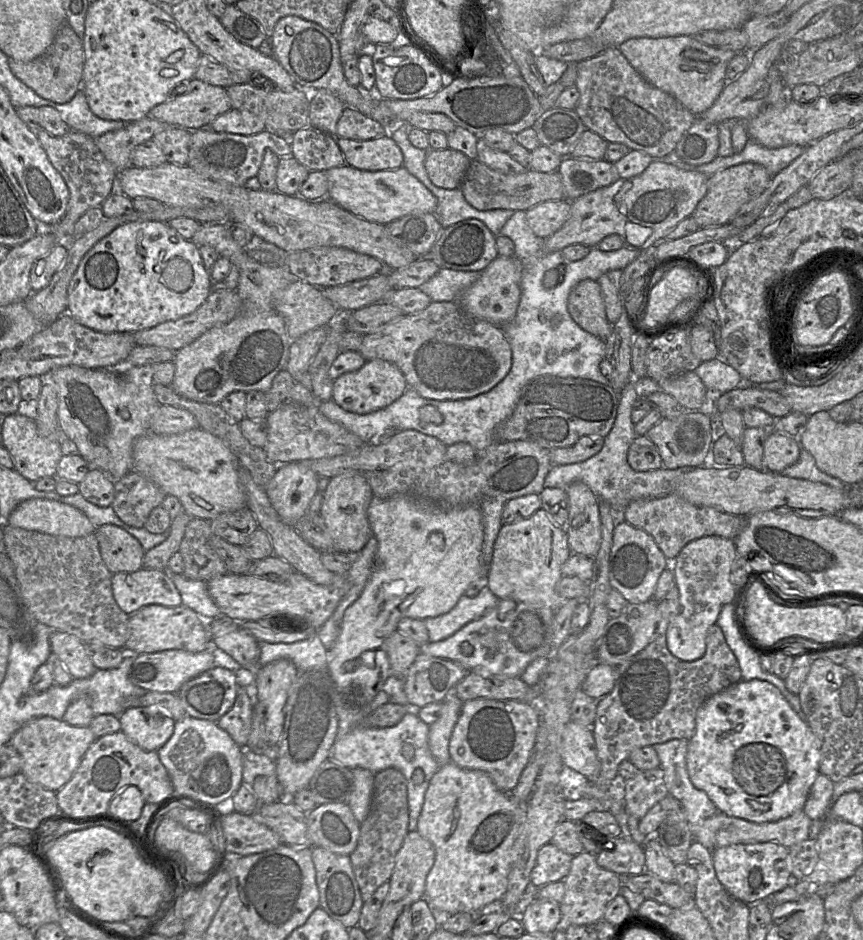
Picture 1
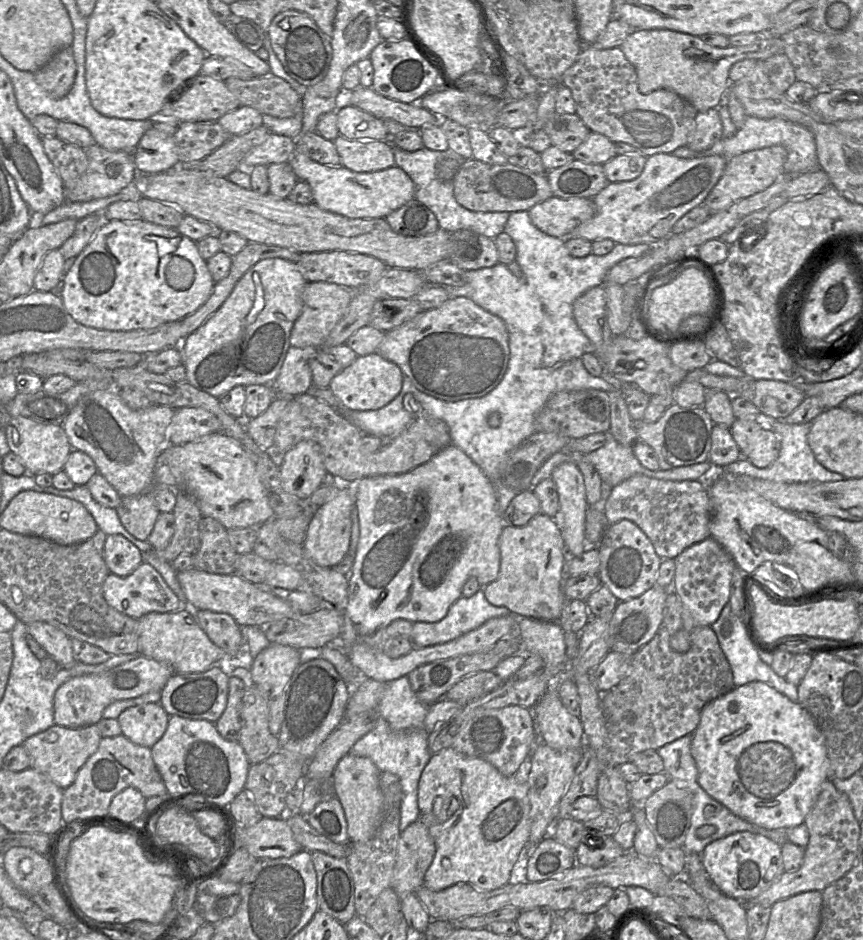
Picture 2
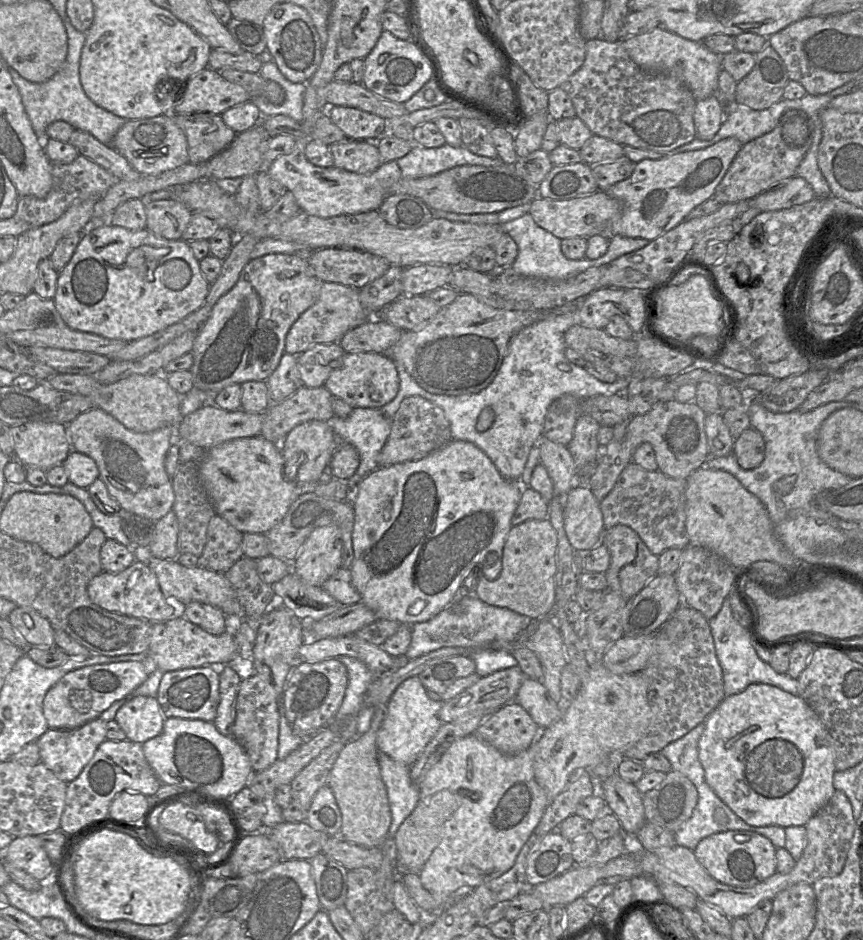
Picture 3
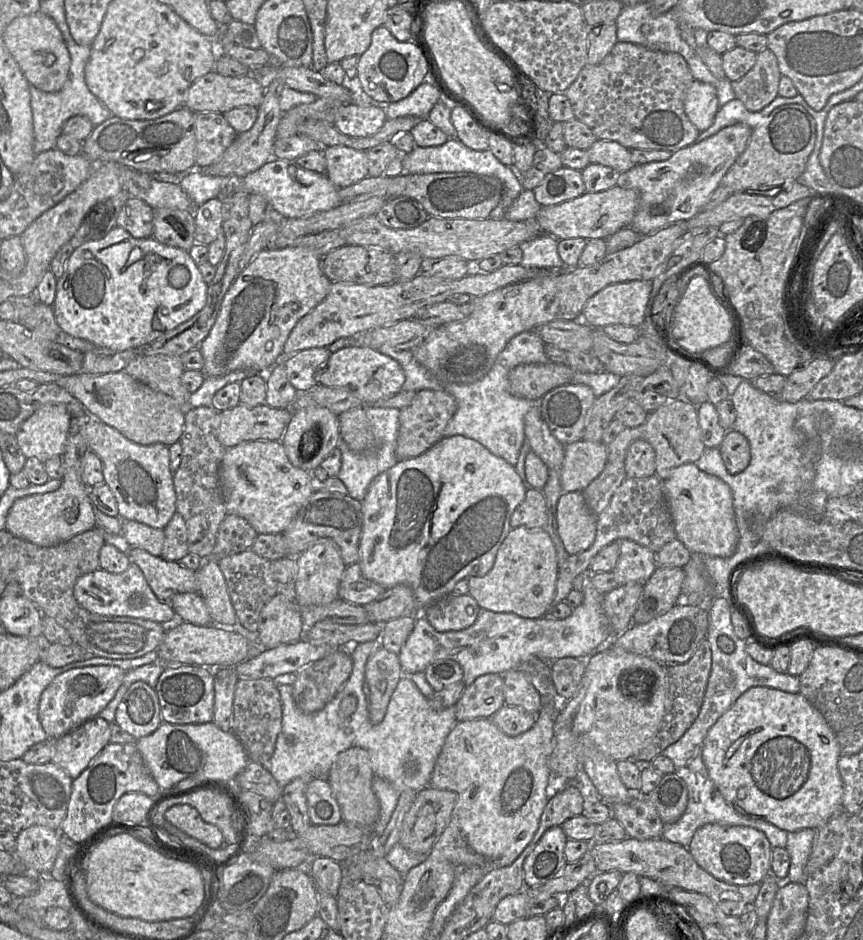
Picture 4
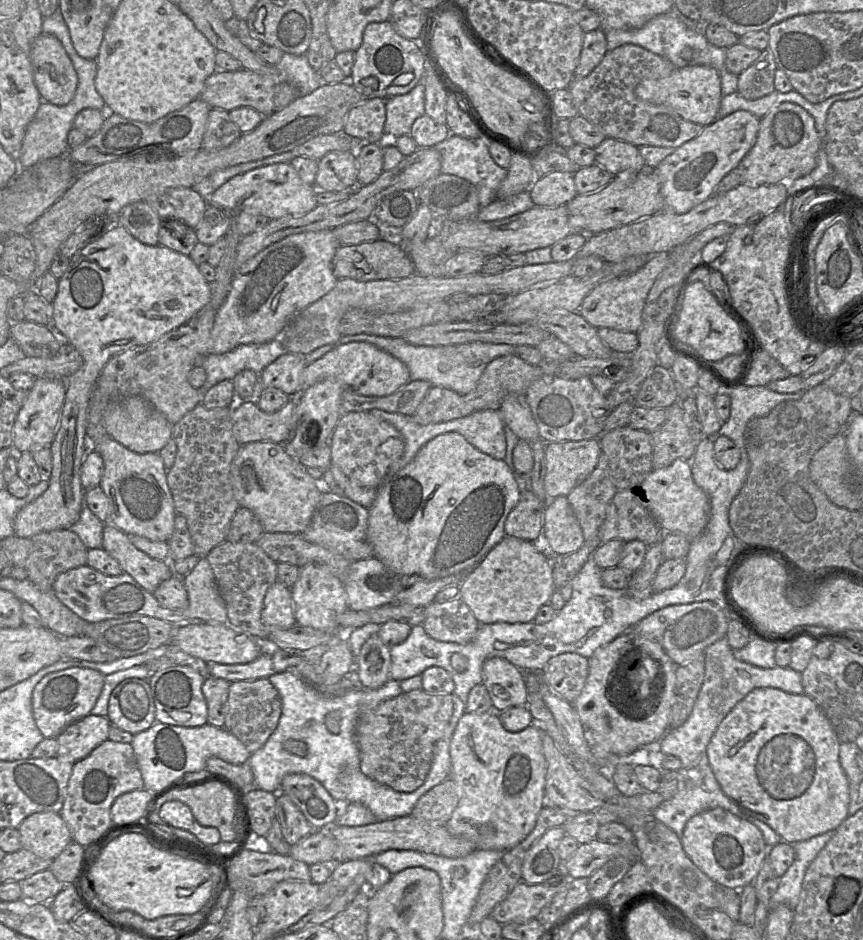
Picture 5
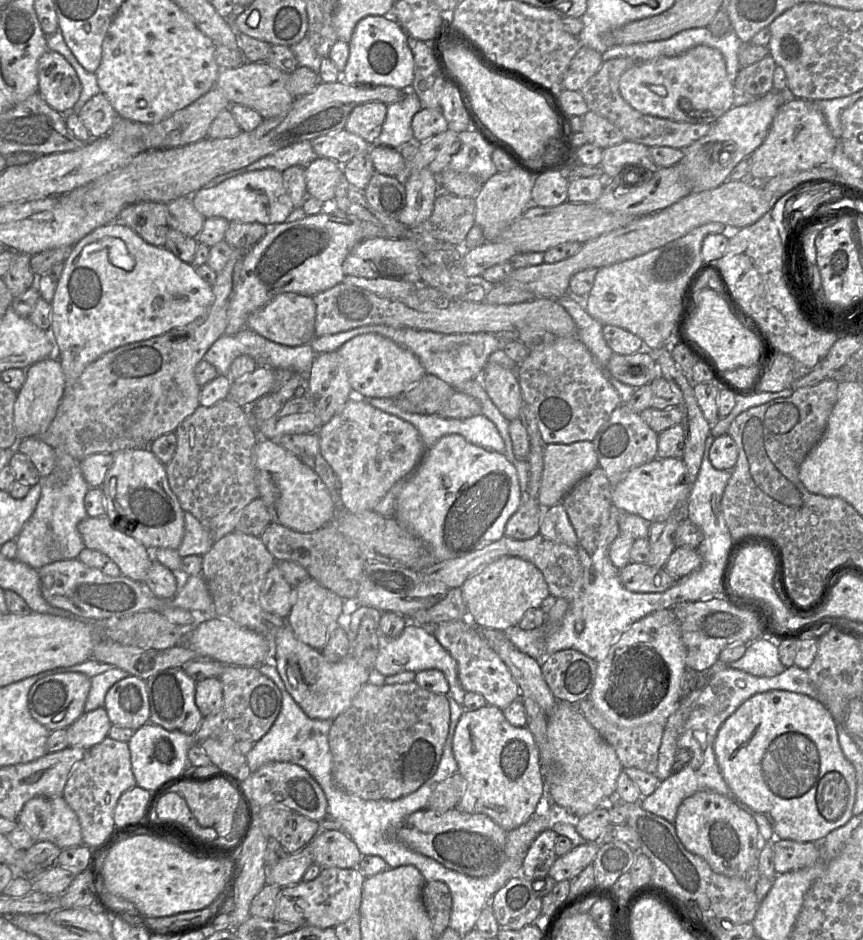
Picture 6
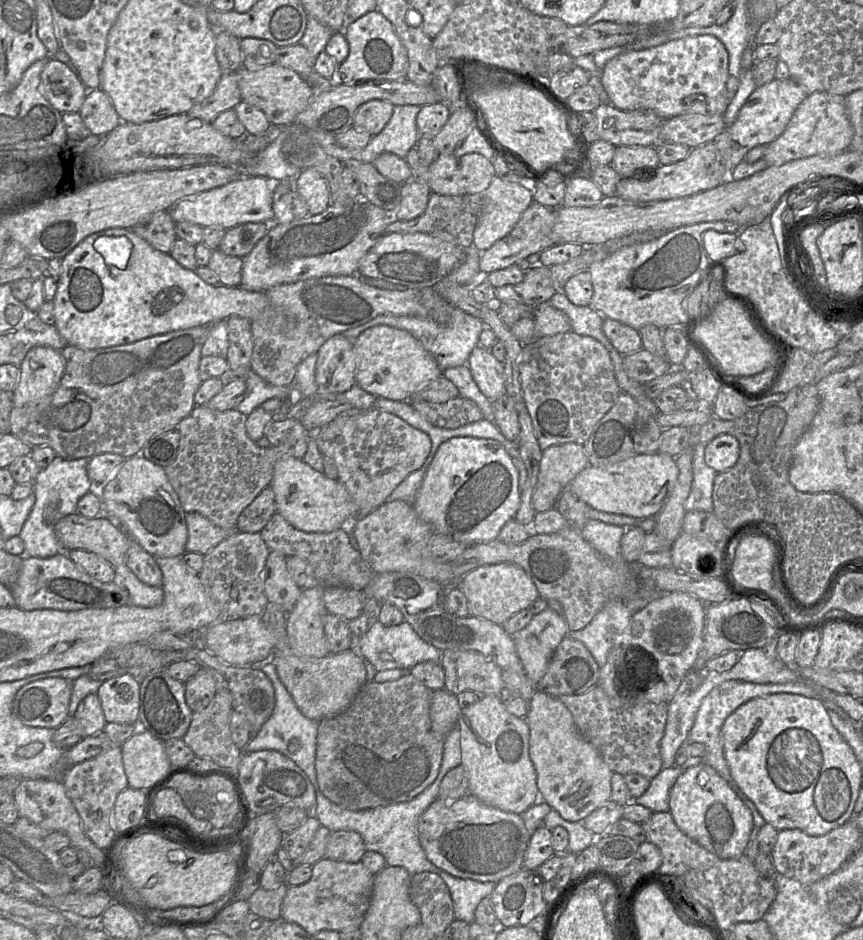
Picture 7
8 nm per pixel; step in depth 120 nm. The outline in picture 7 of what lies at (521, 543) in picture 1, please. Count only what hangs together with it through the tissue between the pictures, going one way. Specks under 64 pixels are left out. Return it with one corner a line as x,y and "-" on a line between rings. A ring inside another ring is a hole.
497,563
480,566
463,576
457,585
465,595
472,616
503,625
510,617
524,609
539,598
538,590
519,566
512,563

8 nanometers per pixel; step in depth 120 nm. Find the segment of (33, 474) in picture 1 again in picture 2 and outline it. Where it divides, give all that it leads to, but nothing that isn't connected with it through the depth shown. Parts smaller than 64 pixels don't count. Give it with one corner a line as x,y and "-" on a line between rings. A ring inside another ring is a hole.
11,417
5,426
7,444
26,468
26,473
54,475
63,470
72,447
62,425
42,424
32,419

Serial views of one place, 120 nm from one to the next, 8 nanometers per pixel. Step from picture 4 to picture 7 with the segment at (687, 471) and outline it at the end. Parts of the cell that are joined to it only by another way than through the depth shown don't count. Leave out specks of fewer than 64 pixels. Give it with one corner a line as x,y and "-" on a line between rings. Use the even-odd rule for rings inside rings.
657,451
636,455
610,466
588,465
567,488
595,510
642,520
659,513
674,488
678,474
676,457

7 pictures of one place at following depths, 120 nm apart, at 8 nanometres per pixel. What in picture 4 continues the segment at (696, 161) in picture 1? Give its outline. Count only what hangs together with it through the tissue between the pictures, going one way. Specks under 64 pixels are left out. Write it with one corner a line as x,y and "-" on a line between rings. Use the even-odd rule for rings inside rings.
694,79
686,93
684,111
700,132
712,125
719,108
716,88

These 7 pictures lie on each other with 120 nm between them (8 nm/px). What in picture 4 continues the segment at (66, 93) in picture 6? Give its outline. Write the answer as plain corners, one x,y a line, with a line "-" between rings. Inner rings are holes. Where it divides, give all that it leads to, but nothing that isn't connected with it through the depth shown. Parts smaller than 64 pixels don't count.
40,11
14,19
4,31
4,42
27,81
38,90
62,90
69,78
70,55
55,21

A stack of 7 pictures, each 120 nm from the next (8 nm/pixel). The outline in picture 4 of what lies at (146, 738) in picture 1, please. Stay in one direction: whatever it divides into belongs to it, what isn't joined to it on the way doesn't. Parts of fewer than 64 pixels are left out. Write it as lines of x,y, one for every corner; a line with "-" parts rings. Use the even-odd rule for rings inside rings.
134,682
116,709
114,723
138,740
152,734
162,722
155,690
145,682

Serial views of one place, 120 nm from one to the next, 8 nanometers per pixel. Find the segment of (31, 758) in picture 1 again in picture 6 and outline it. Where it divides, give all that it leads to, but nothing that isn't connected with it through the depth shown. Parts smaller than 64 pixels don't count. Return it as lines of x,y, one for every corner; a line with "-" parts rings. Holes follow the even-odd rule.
103,707
83,713
66,728
68,747
89,750
108,736
111,726
107,712

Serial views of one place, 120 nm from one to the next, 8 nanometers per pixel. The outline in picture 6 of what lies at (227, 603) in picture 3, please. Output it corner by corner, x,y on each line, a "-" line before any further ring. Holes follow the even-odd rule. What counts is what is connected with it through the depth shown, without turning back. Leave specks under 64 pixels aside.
88,516
78,524
85,548
99,551
117,564
121,575
143,583
154,560
150,550
115,529
105,517

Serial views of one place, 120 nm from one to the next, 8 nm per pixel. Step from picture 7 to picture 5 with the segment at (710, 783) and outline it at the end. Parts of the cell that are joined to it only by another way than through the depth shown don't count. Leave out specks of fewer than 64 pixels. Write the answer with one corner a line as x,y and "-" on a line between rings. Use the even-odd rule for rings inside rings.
723,808
709,809
691,817
680,840
697,867
716,883
732,889
754,882
770,848
758,827

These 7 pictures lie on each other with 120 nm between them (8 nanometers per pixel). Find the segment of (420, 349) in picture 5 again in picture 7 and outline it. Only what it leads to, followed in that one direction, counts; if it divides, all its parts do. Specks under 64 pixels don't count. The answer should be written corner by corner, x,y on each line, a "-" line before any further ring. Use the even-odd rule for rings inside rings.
456,307
452,312
450,322
446,325
440,325
430,319
415,316
384,314
375,317
365,324
346,330
342,334
349,340
355,341
363,331
377,325
387,325
408,331
433,355
442,371
451,367
467,365
471,352
479,345
480,334
485,327
479,318

